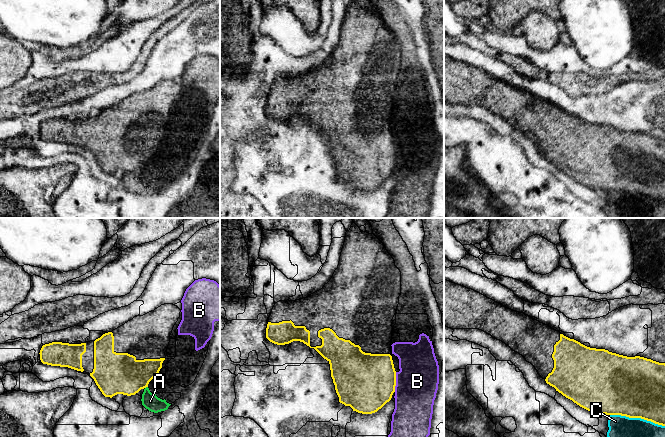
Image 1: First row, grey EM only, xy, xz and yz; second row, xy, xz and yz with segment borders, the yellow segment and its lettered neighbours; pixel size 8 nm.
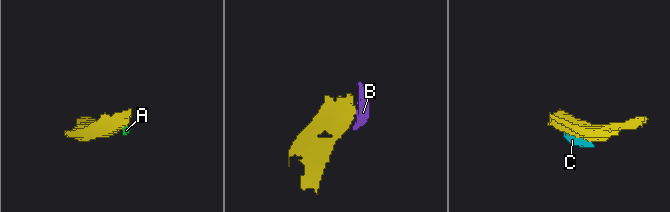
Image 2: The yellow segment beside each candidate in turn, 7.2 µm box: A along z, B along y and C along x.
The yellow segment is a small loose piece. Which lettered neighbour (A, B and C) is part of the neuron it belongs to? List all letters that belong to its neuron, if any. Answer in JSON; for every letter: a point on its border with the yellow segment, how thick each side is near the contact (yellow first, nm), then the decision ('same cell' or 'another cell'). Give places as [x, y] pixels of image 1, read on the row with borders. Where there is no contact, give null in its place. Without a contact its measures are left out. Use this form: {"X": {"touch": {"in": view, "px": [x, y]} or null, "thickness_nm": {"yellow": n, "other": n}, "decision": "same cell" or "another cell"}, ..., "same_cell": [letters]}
{"A": {"touch": {"in": "xy", "px": [146, 386]}, "thickness_nm": {"yellow": 340, "other": 140}, "decision": "another cell"}, "B": {"touch": {"in": "xz", "px": [395, 382]}, "thickness_nm": {"yellow": 460, "other": 340}, "decision": "another cell"}, "C": {"touch": {"in": "yz", "px": [637, 417]}, "thickness_nm": {"yellow": 480, "other": 180}, "decision": "another cell"}, "same_cell": []}

